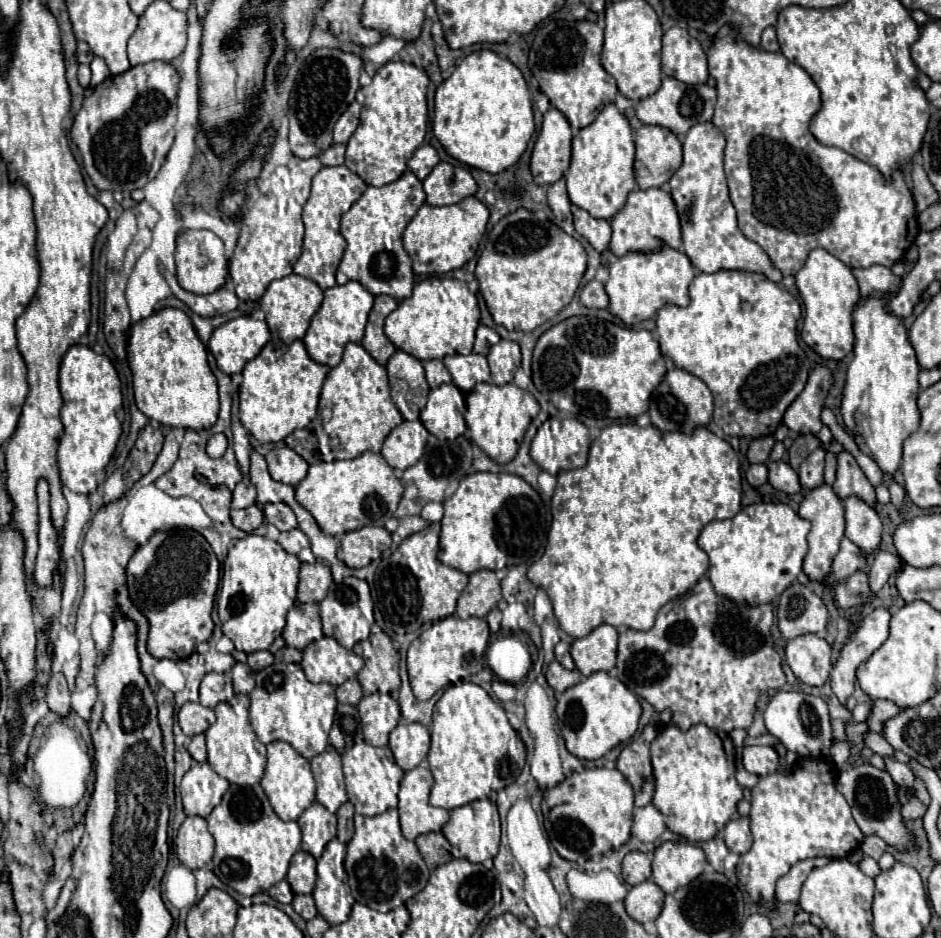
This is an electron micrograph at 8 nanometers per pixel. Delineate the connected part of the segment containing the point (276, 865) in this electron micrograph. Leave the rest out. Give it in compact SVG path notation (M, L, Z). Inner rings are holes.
M231 786L221 804L207 816L209 832L215 838L213 872L229 888L243 896L267 892L287 876L289 860L301 846L297 822L283 822L271 808L263 788Z

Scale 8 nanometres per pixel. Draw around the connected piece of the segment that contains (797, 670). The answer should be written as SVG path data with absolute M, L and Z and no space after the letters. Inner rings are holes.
M805 634L789 640L785 658L793 674L809 686L823 686L829 680L833 648L817 634Z

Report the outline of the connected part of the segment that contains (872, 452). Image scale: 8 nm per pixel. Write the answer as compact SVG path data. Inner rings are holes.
M893 294L859 300L853 310L855 350L853 362L847 368L843 388L845 404L841 404L841 414L845 428L853 432L859 450L873 458L885 474L895 476L903 458L903 442L919 428L921 414L917 408L919 364L907 340L905 326L883 308L889 296Z

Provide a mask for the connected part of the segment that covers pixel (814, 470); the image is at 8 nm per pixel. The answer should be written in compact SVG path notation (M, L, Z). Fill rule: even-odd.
M817 448L803 460L799 468L799 480L801 480L803 490L811 490L823 484L823 460L825 460L823 448Z

